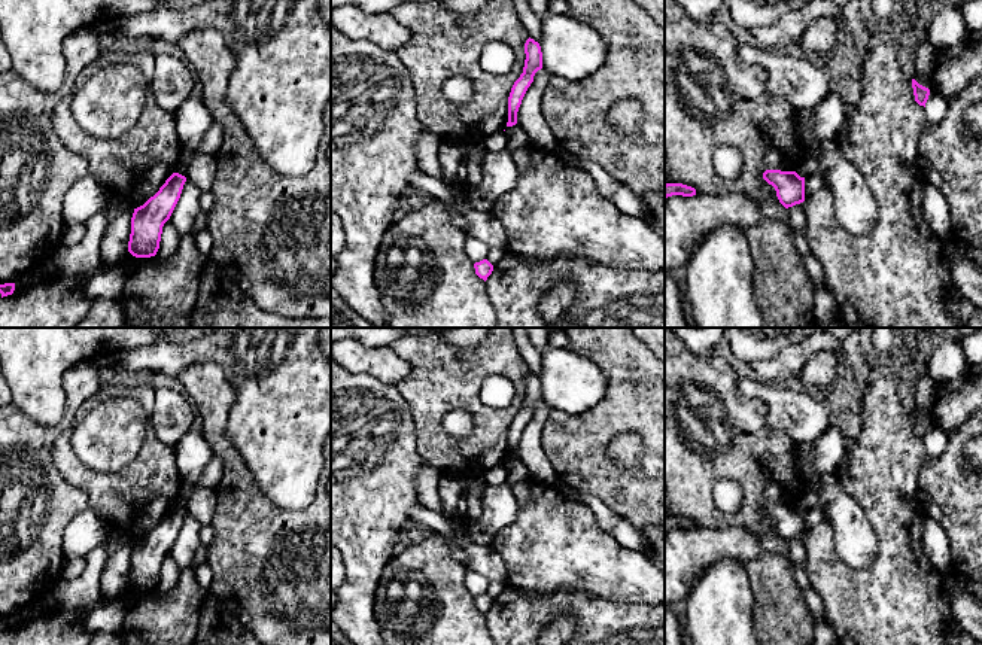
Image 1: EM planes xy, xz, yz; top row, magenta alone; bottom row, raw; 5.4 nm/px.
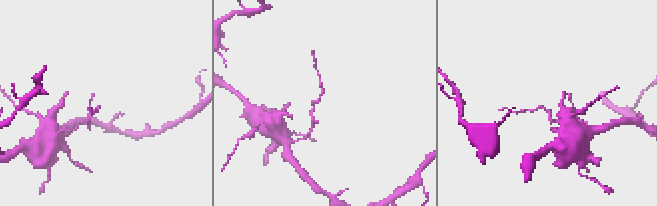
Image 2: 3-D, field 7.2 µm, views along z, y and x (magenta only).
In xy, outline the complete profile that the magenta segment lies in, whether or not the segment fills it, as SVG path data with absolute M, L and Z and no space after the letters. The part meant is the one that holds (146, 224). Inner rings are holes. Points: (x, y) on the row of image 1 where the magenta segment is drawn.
M173 173L153 197L134 209L128 241L128 252L133 256L151 258L156 255L162 226L170 219L185 182L185 176Z

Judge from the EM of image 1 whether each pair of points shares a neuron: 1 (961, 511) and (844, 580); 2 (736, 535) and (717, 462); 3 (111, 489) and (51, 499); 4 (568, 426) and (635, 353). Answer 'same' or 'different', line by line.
1: different
2: different
3: different
4: same

